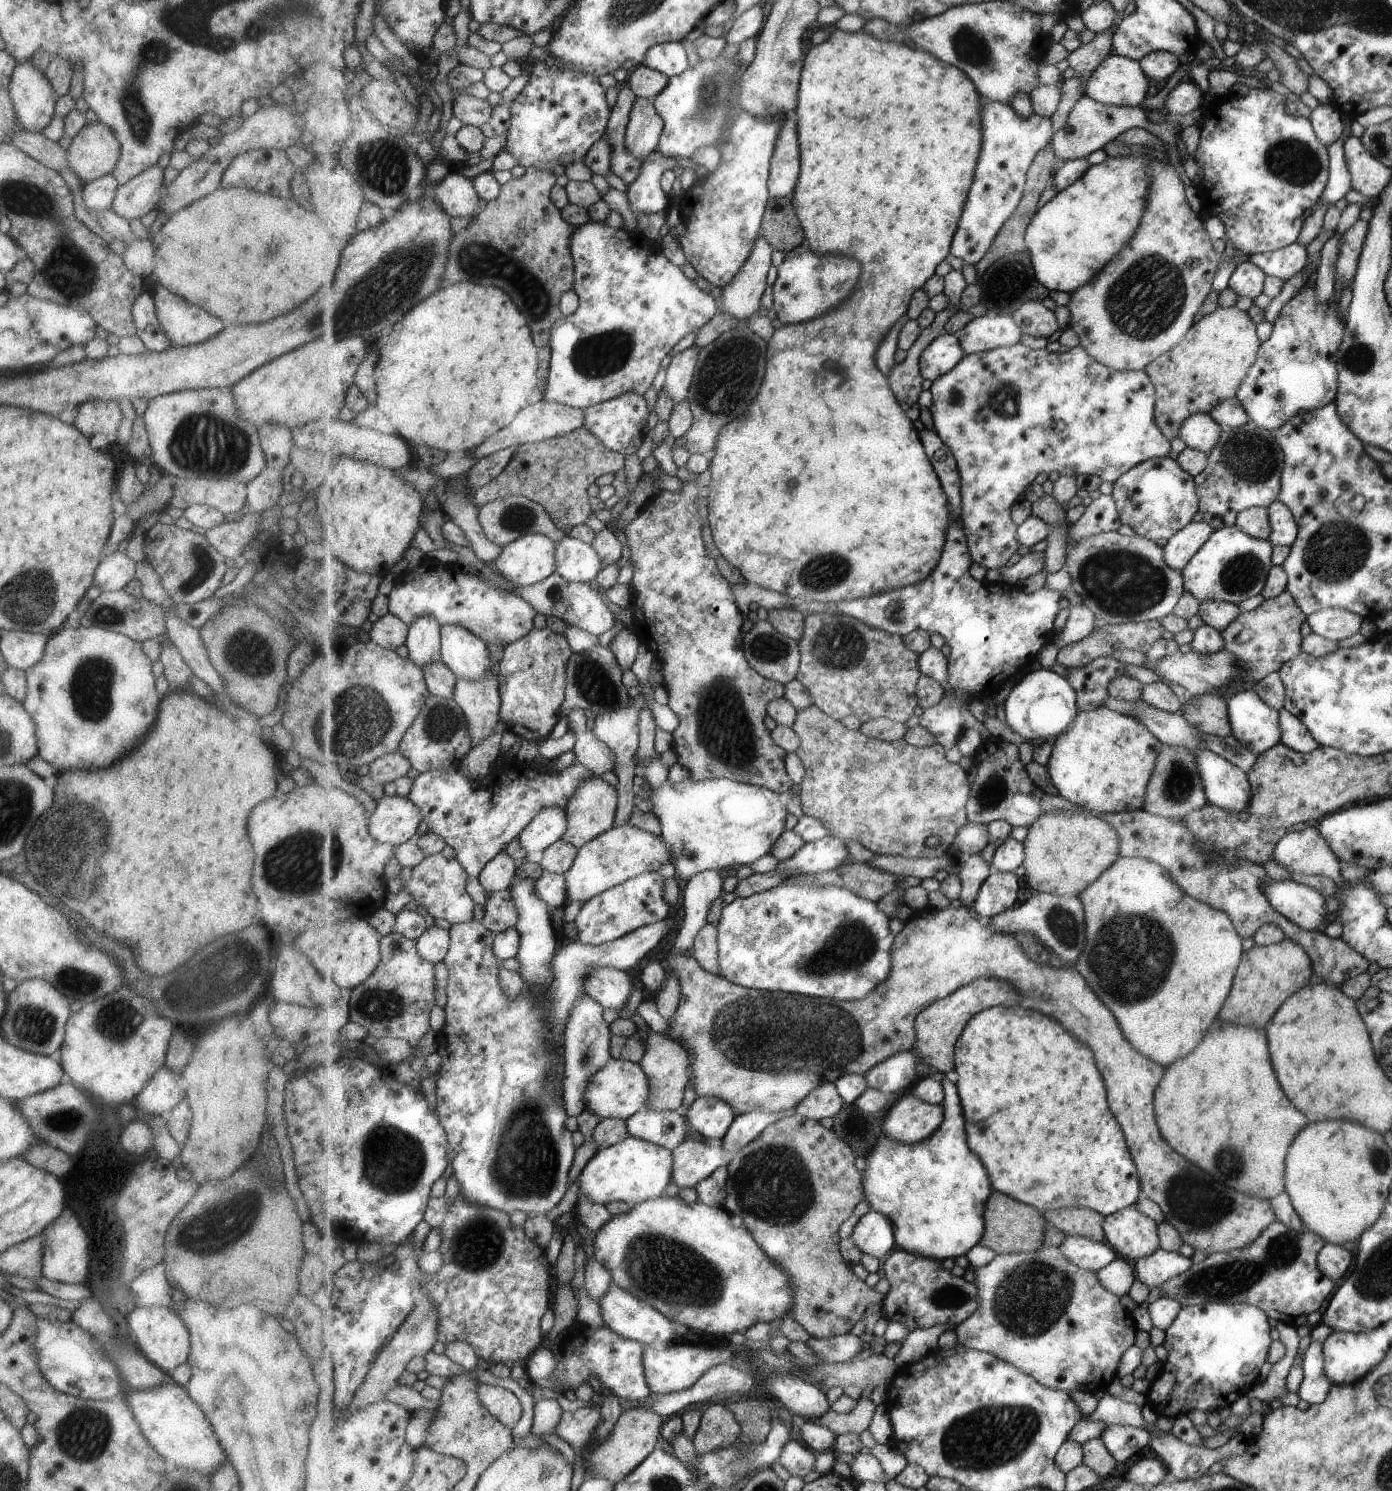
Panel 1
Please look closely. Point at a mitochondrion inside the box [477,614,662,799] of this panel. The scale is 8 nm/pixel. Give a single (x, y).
(592, 681)

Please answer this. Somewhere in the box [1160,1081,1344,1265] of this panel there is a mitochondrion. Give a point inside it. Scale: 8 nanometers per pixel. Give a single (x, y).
(1199, 1210)

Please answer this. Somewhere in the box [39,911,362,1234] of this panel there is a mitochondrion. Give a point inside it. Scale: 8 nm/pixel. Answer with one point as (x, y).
(234, 964)

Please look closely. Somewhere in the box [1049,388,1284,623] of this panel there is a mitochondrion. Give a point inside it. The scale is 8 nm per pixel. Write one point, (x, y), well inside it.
(1122, 583)

